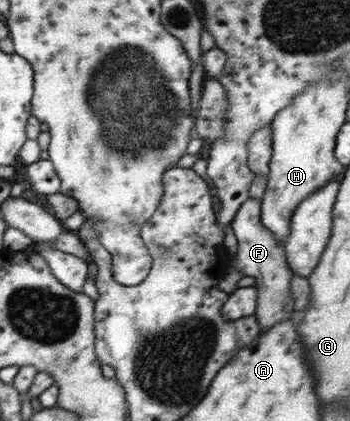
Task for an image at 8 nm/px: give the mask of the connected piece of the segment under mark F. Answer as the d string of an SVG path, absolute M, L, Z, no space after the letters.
M247 198L231 222L231 227L238 241L238 252L230 259L229 273L237 271L244 276L256 279L256 314L254 317L260 325L260 333L266 333L267 328L289 320L295 315L295 303L291 294L291 281L294 275L289 268L284 248L279 247L277 237L261 223L261 202L257 198Z

